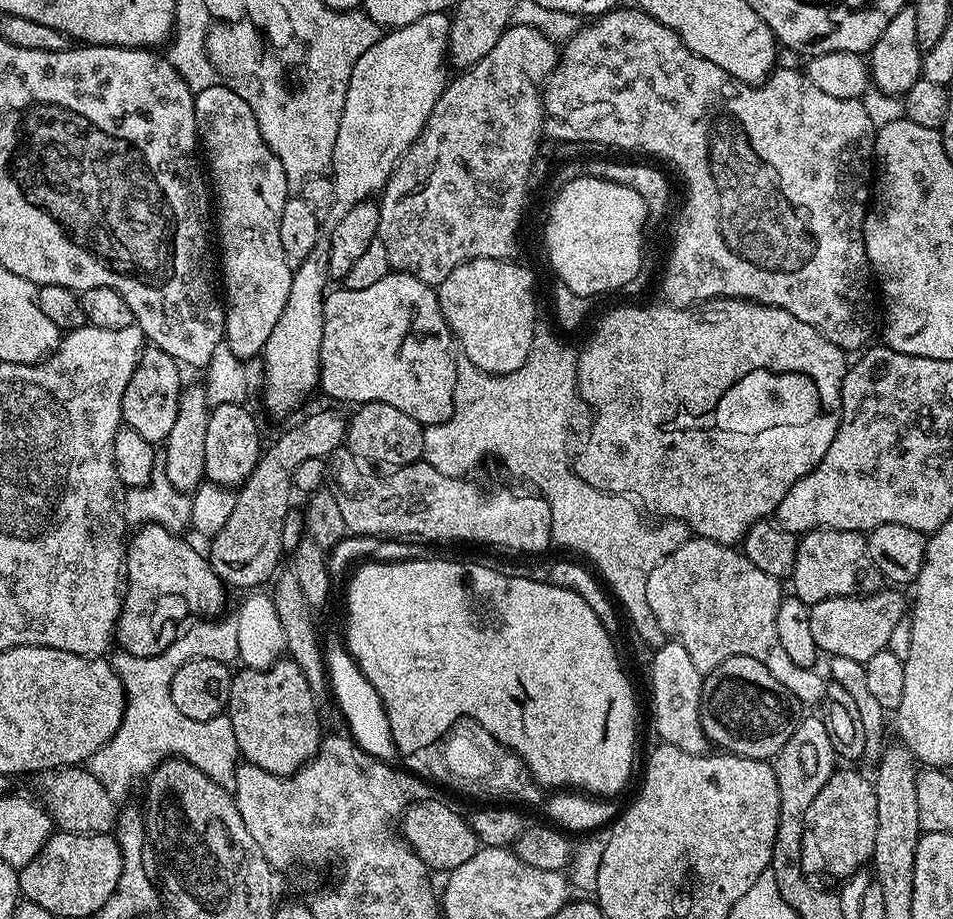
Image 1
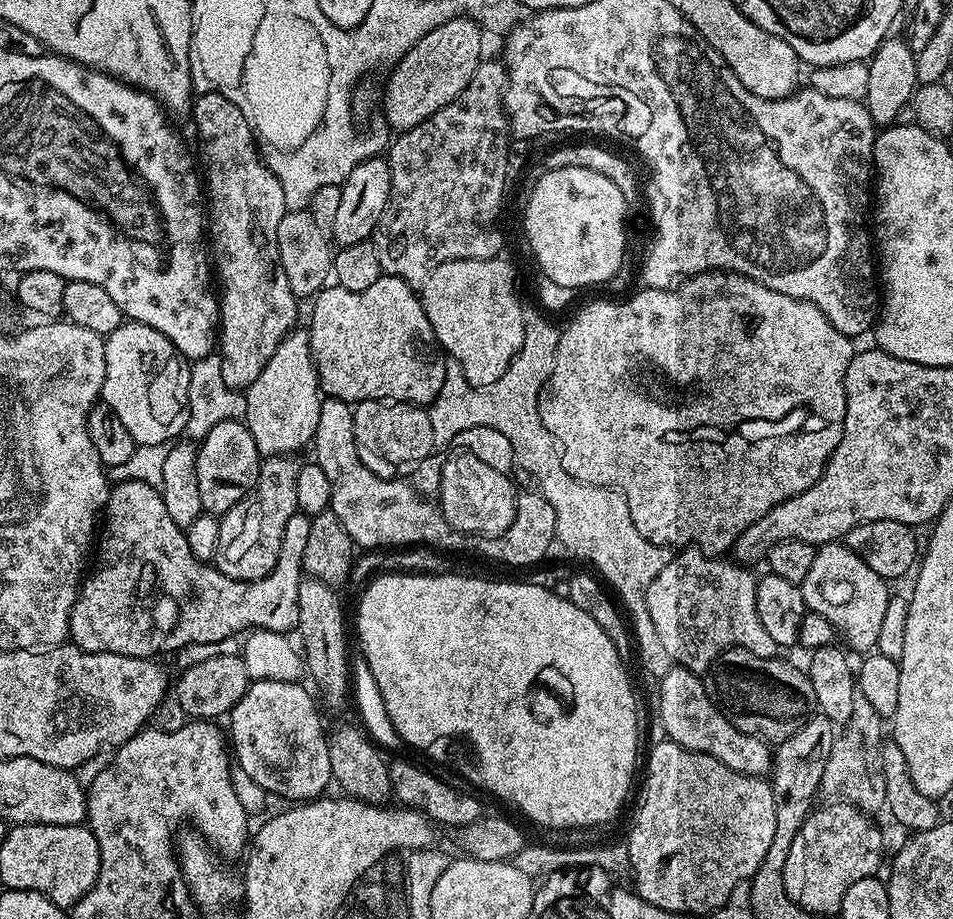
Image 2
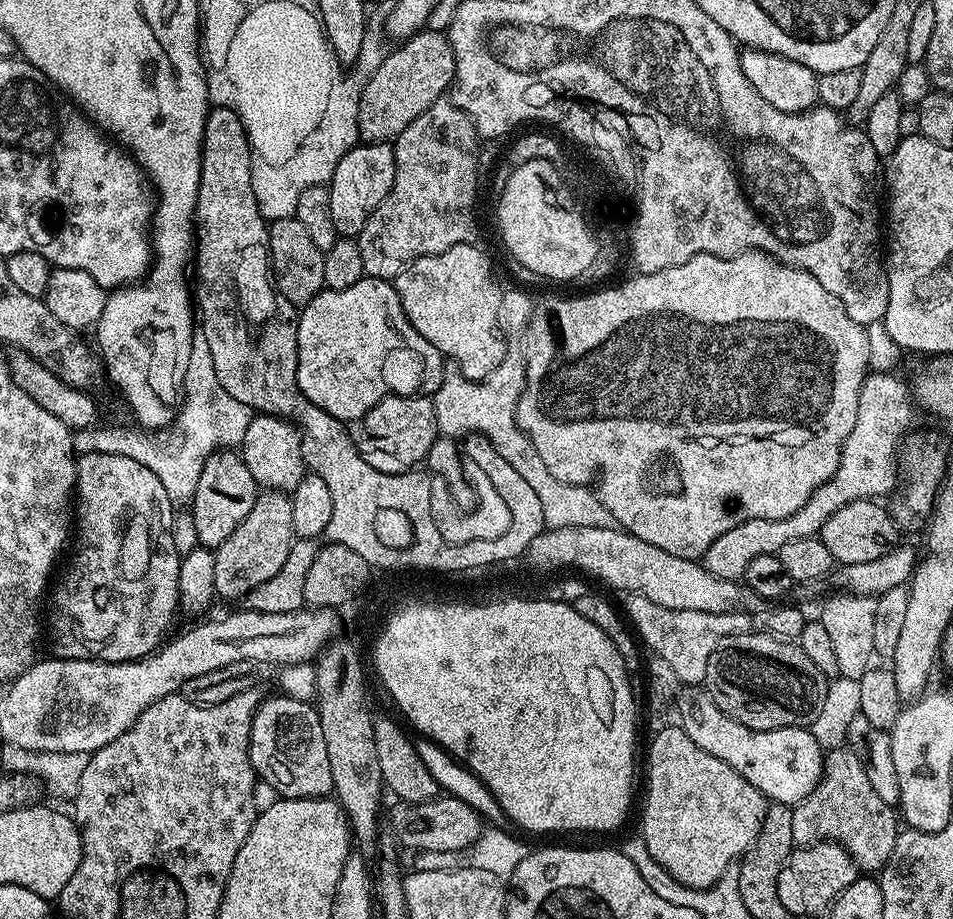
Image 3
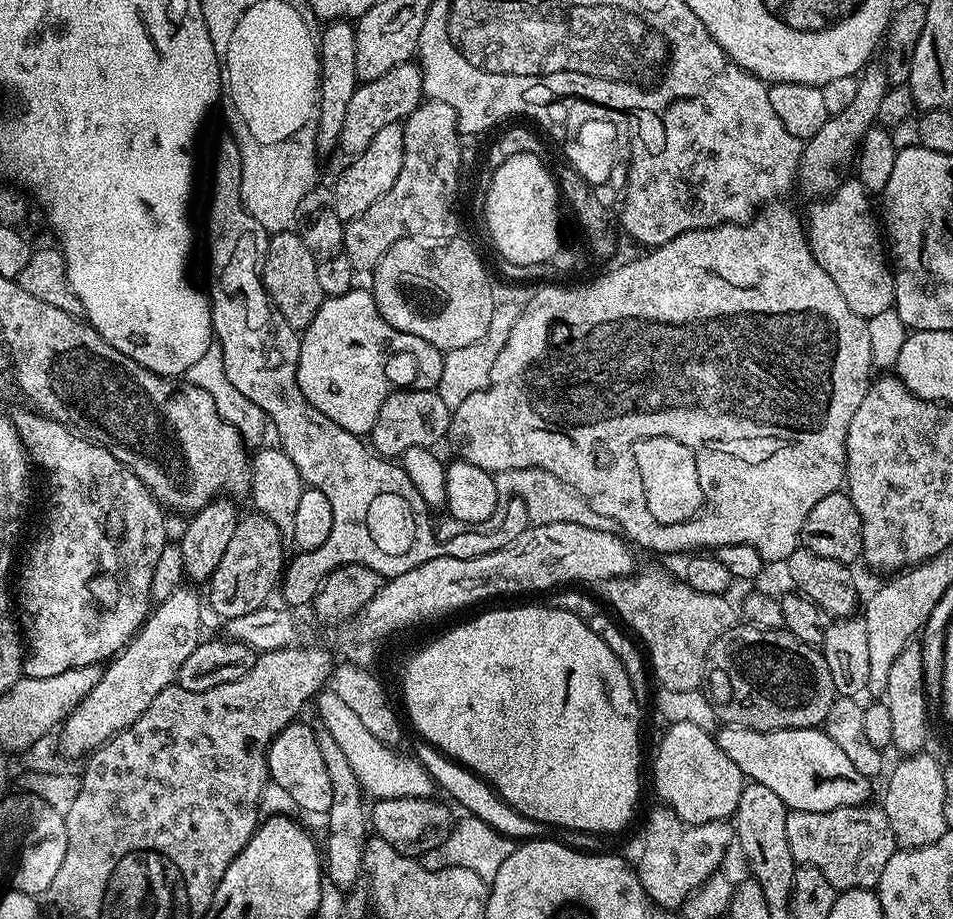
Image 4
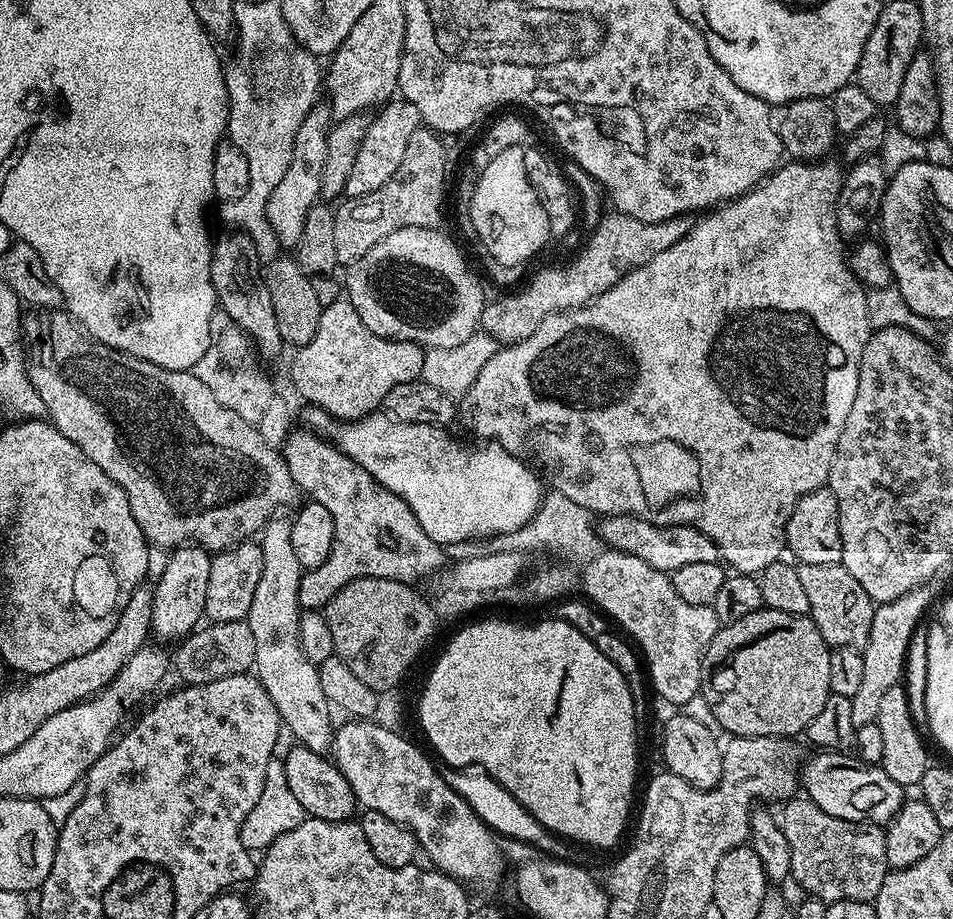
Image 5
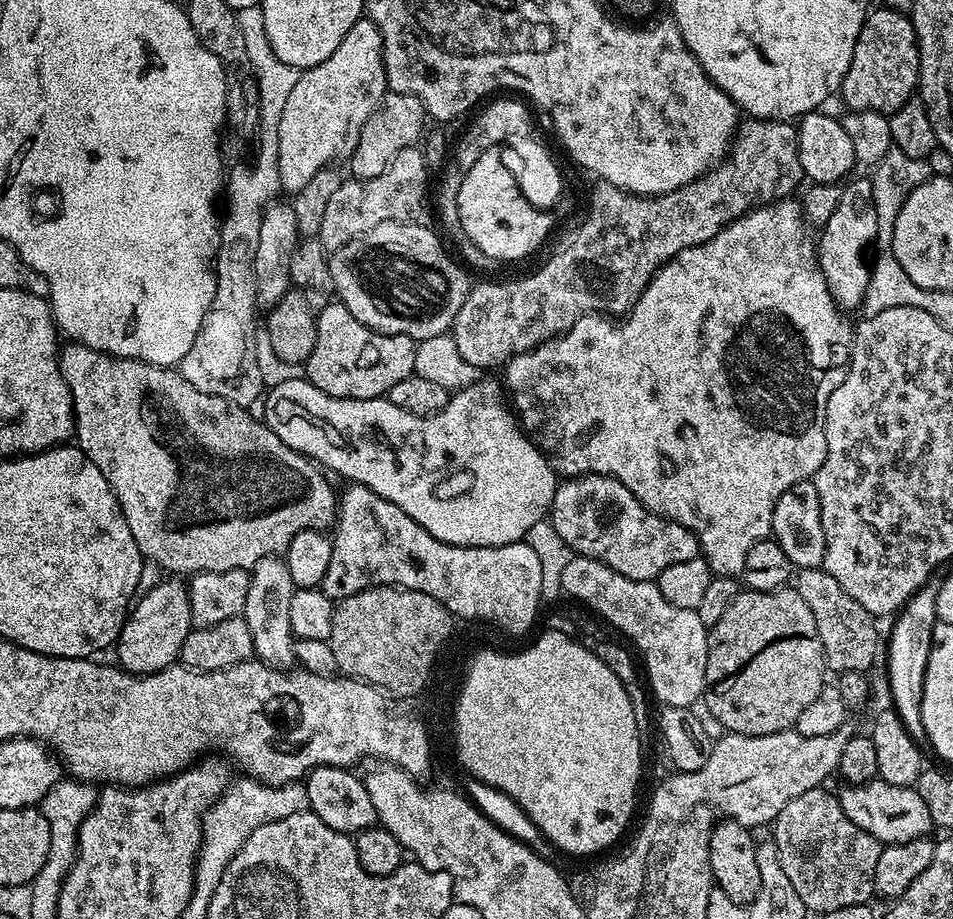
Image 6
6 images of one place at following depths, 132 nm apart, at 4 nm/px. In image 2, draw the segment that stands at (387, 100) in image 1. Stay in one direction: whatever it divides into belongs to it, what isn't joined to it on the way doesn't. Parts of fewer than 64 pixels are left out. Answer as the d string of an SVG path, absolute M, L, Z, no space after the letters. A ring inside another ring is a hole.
M296 328L284 336L282 342L275 348L274 354L270 356L269 362L262 368L262 373L244 393L247 400L243 421L250 430L261 457L296 454L307 443L309 445L315 439L318 420L321 417L321 406L324 402L307 331Z

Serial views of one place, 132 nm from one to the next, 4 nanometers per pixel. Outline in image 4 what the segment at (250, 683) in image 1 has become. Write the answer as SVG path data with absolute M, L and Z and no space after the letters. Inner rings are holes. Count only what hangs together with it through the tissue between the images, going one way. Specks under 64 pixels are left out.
M293 722L283 728L268 748L268 775L271 783L282 786L294 798L297 809L304 812L327 814L330 810L330 774L326 774L326 762L322 762L322 750L318 750L316 731L312 726Z

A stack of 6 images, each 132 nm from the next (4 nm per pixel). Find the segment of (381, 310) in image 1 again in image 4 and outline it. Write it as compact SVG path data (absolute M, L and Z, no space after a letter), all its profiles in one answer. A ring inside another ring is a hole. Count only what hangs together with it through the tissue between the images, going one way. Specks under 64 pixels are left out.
M353 286L340 297L324 299L318 314L314 314L314 322L303 329L296 377L310 406L322 410L322 414L326 414L330 422L338 422L342 430L350 430L350 434L364 438L371 433L374 418L378 418L378 410L382 410L382 402L386 402L391 392L411 388L427 392L439 389L443 361L444 352L441 349L414 334L394 330L394 326L382 318L371 291L364 289L363 292L359 286Z

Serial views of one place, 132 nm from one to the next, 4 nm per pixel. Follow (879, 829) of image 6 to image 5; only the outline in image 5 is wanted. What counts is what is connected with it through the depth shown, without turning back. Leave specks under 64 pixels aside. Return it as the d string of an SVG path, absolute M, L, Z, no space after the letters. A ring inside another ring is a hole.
M820 750L817 756L807 757L802 768L802 788L809 800L813 800L818 806L818 810L826 810L826 814L834 814L834 818L843 820L853 820L854 822L878 824L886 826L898 814L898 810L906 802L905 785L894 782L890 774L879 766L865 764L863 760L844 750Z

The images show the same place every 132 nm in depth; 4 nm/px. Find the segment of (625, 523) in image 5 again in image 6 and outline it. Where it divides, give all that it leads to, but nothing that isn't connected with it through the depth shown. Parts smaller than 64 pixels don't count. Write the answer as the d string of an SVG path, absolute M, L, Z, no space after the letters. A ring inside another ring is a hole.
M574 476L561 479L556 486L550 519L554 530L558 530L558 538L562 538L562 542L566 542L566 546L575 555L594 558L610 566L610 570L618 570L618 574L626 578L655 581L662 570L666 570L666 566L690 562L690 558L700 555L698 538L689 528L642 506L642 502L638 502L638 498L634 498L634 494L612 476Z

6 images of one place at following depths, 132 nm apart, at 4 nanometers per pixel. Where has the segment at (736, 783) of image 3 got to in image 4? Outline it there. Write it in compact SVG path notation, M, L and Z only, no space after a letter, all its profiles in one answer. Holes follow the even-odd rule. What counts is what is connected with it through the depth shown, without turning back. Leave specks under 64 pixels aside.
M694 722L670 724L663 730L664 737L652 760L652 784L660 795L659 803L688 824L724 822L735 817L746 777L726 758L715 735L702 730L702 726L694 726Z

